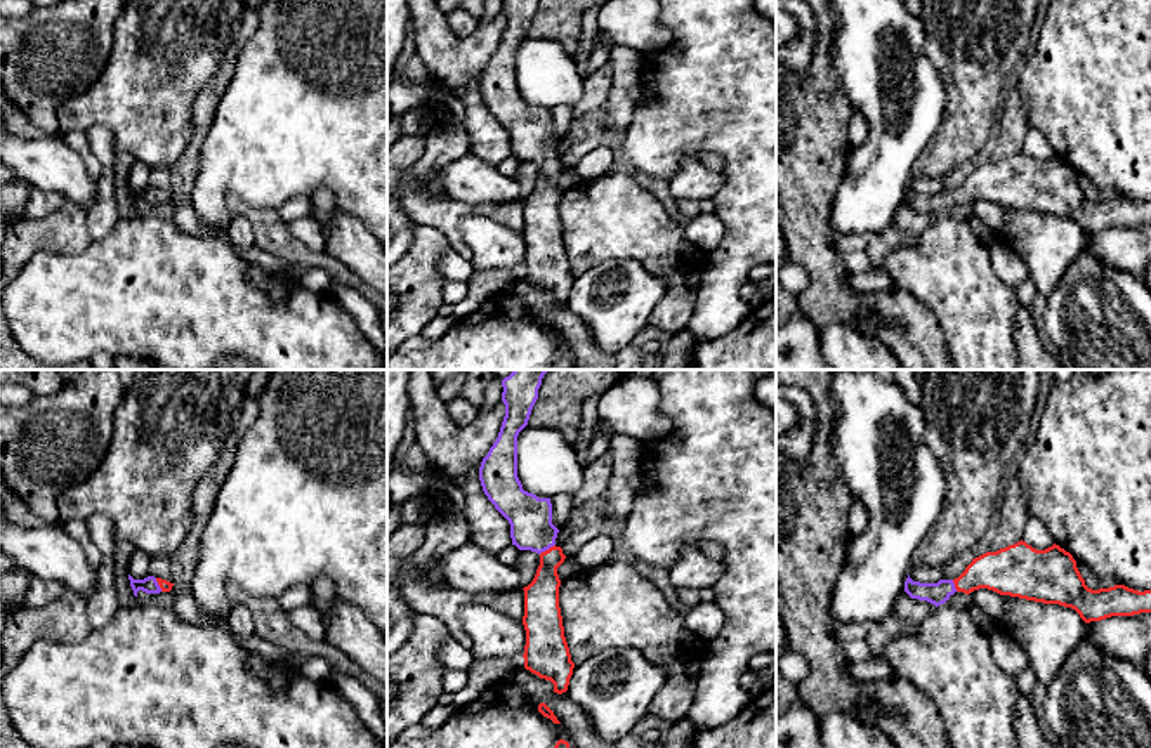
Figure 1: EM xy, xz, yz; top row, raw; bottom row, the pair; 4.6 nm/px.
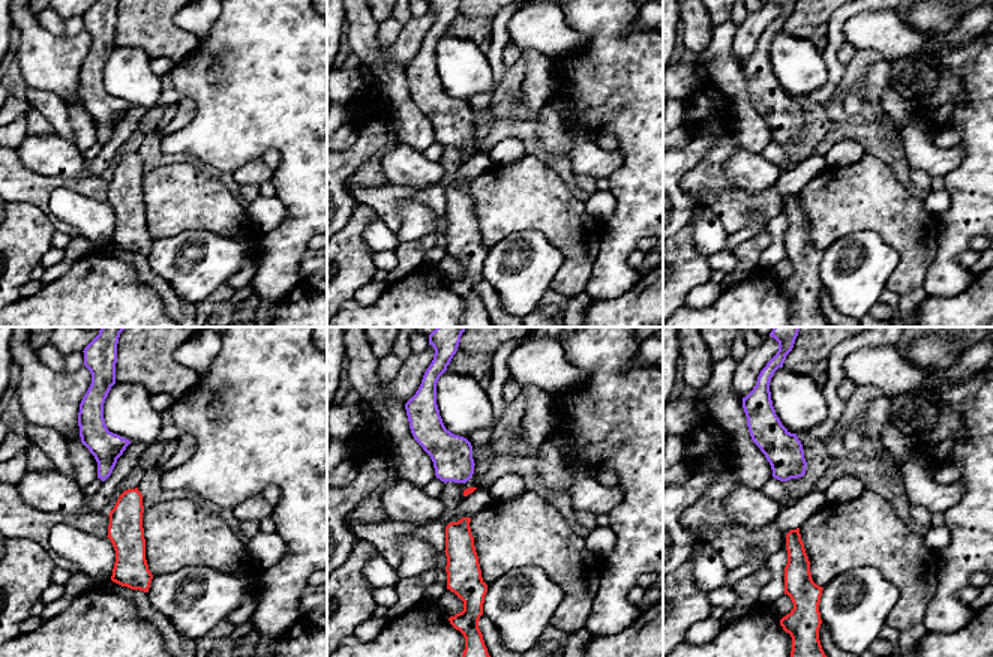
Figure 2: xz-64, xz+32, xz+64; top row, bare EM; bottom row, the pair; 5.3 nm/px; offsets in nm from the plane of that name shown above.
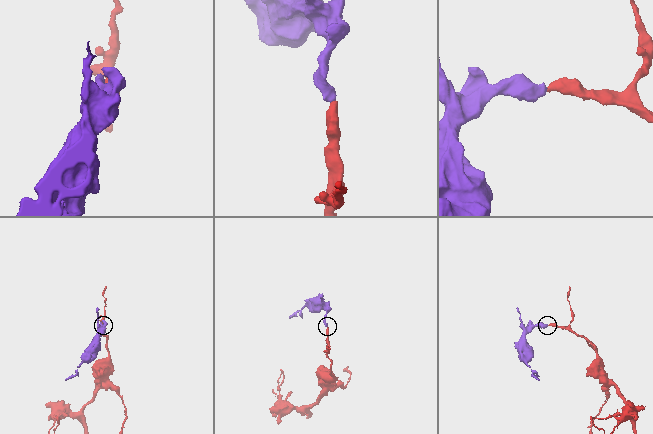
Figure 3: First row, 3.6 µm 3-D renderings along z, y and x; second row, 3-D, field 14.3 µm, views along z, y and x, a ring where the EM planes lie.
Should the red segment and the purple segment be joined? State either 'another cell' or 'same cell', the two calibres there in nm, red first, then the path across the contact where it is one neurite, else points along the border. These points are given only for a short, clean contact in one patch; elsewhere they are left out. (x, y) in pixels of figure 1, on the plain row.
same cell | 160/200 nm | across xz (542, 207), (547, 191), (549, 160), (532, 139), (530, 129)

